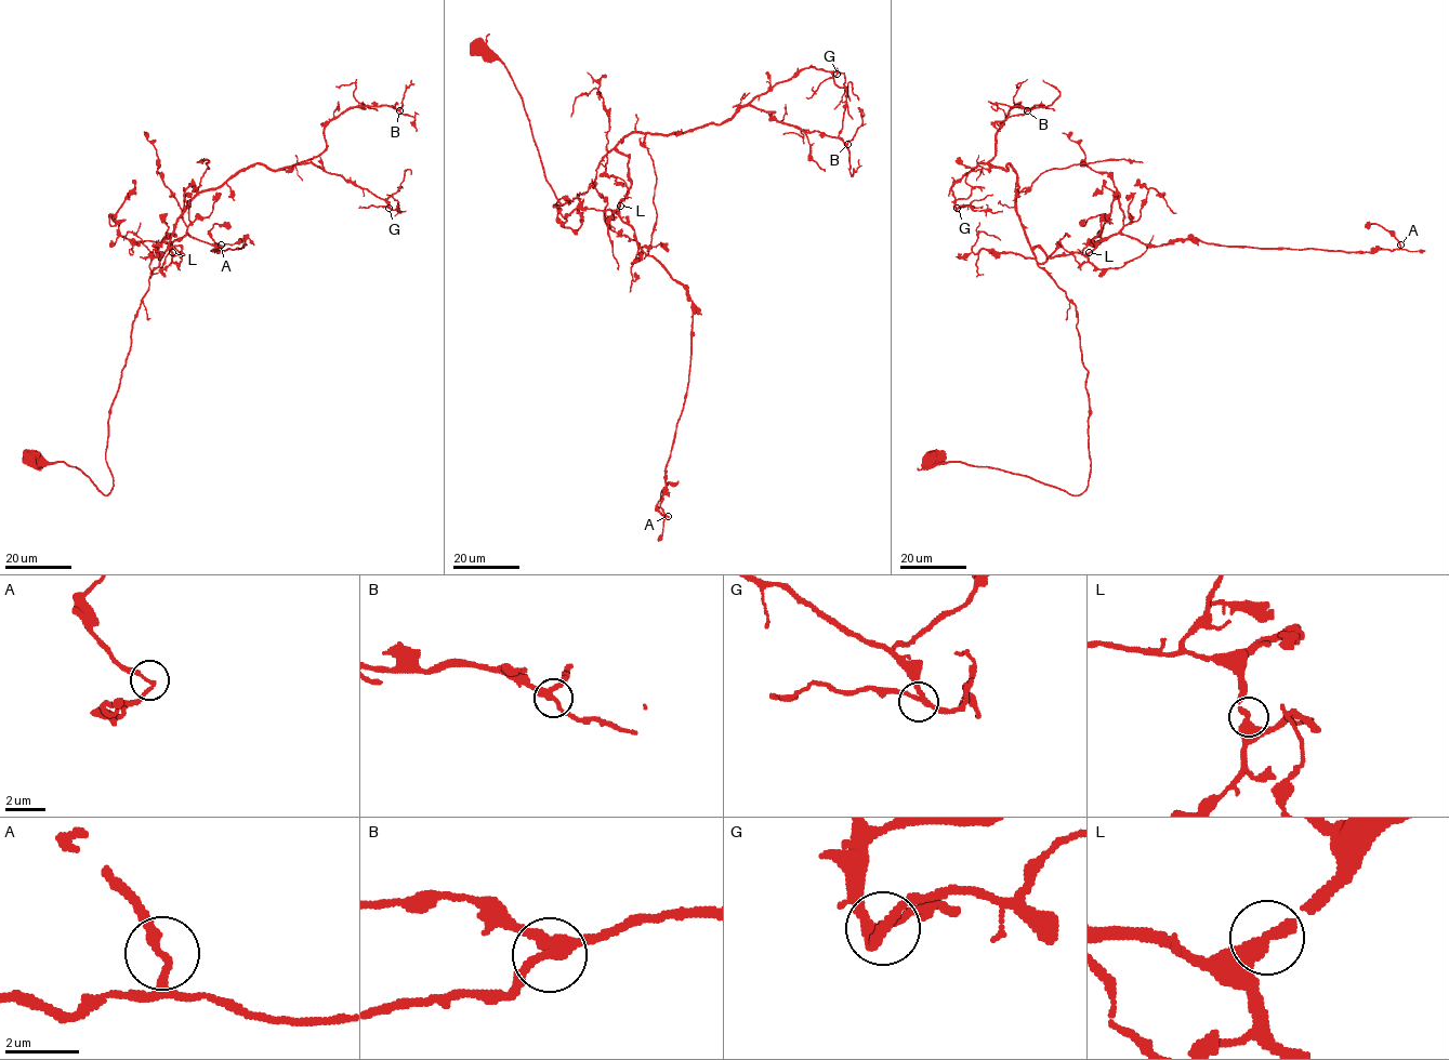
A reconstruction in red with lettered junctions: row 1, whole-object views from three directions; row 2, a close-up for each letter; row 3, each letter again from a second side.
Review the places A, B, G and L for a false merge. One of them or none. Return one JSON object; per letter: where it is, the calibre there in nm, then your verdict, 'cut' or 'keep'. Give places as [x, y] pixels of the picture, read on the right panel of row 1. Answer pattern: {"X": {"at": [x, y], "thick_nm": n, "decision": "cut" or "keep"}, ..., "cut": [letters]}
{"A": {"at": [1400, 244], "thick_nm": 190, "decision": "keep"}, "B": {"at": [1027, 110], "thick_nm": 280, "decision": "keep"}, "G": {"at": [957, 208], "thick_nm": 220, "decision": "keep"}, "L": {"at": [1089, 252], "thick_nm": 320, "decision": "keep"}, "cut": []}

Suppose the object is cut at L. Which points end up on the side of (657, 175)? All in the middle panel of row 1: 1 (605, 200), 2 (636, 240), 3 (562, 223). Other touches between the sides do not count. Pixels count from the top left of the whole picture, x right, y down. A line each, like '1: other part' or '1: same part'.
1: other part
2: other part
3: other part

